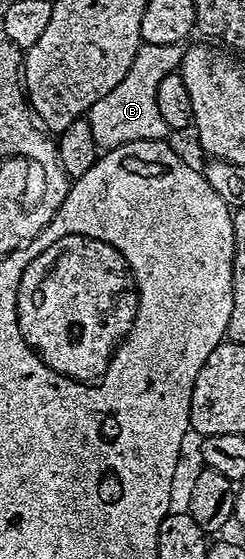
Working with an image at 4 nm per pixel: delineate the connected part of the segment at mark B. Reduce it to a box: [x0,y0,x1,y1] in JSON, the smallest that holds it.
[85,43,184,151]

